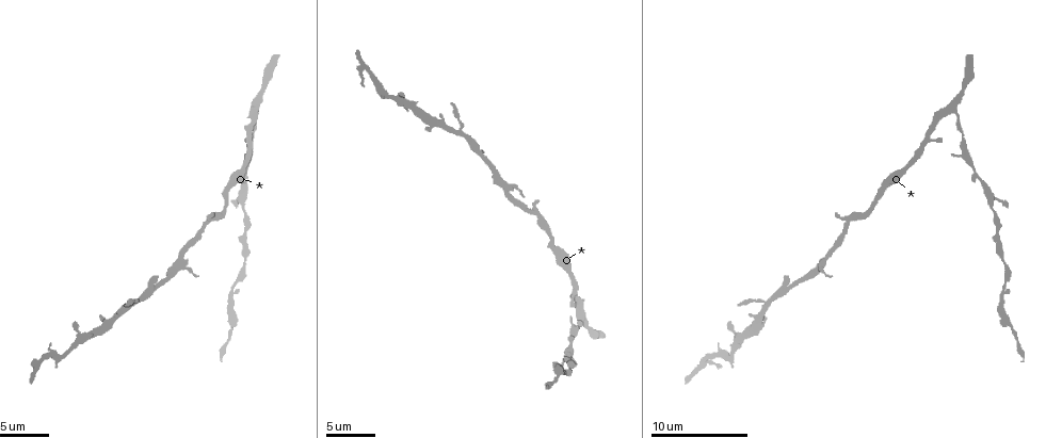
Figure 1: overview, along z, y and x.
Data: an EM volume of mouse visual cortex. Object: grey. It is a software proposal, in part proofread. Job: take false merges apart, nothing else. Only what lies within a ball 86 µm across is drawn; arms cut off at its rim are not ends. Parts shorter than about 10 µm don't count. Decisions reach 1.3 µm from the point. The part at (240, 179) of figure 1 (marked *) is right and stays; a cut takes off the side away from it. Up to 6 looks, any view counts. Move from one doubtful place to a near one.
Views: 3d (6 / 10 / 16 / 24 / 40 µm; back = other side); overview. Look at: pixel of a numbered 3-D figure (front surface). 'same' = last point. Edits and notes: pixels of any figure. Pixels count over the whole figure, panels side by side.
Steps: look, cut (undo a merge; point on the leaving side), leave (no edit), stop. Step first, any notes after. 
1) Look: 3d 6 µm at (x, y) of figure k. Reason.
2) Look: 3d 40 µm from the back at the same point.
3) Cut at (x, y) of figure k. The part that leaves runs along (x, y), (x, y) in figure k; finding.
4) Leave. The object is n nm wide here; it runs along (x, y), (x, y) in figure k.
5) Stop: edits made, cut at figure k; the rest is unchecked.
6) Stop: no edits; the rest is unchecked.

Look: 3d 6 µm at (572, 335) of figure 1. Sudden change in width.

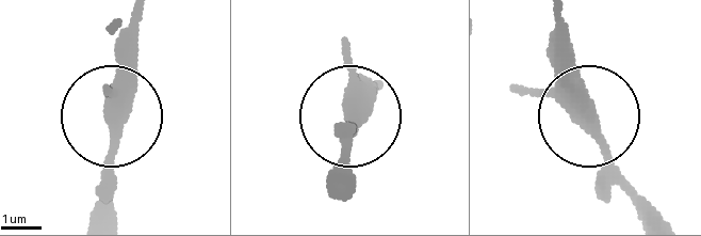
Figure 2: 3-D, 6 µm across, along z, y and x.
Look: 3d 6 µm from the back at (113, 125) of figure 2. From behind.

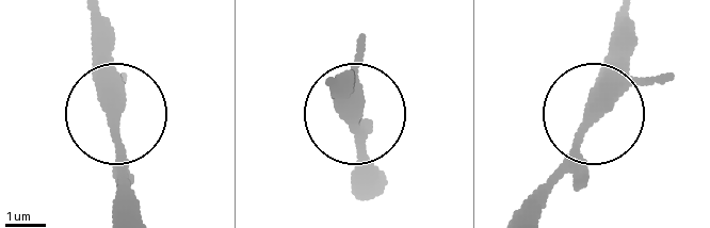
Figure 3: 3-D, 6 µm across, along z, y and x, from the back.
Leave. Continuous, no second cell.

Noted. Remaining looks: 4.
Look: 3d 10 µm at (244, 210) of figure 1. A narrow waist.

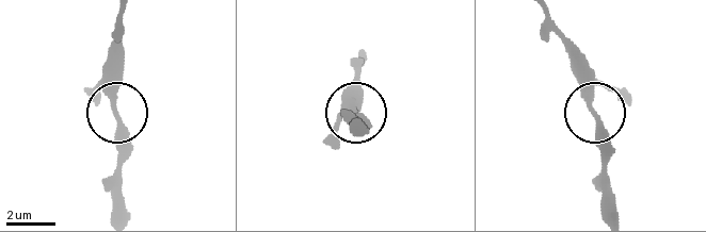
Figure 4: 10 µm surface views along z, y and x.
Leave. The object is 270 nm wide here; it runs along (118, 16), (113, 101), (118, 172) in figure 4; one cell here.

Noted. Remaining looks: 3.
Look: 3d 6 µm at (1001, 297) of figure 1. Calibre changes.

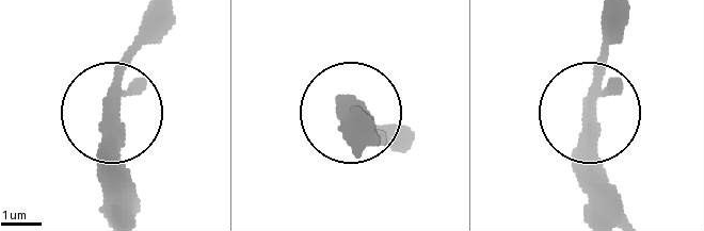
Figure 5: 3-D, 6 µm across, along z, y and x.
Leave. The object is 360 nm wide here; it runs along (607, 15), (607, 76), (587, 116), (587, 208) in figure 5; one cell here.

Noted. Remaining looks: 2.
Stop: no edits; the rest is unchecked.

